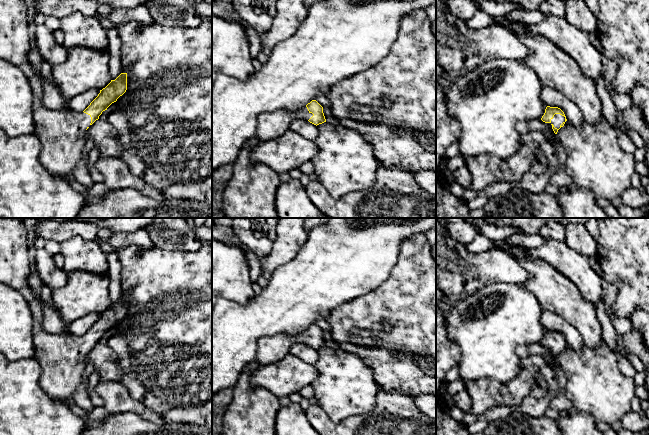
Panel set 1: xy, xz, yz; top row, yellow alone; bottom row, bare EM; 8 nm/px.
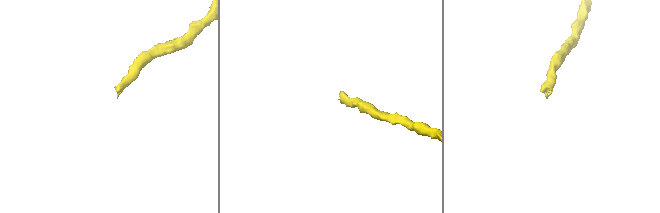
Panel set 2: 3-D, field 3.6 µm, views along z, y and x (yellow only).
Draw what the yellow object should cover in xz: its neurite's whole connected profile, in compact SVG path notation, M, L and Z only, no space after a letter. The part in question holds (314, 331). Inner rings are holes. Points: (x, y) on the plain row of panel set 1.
M312 324L306 330L295 335L279 334L273 337L262 337L257 341L255 362L258 367L282 360L294 344L307 344L314 349L326 346L323 331Z

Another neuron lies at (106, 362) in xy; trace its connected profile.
M96 344L85 355L85 364L92 363L99 373L100 380L120 383L122 367L119 356L107 344Z

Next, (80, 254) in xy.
M73 236L60 243L60 252L64 258L64 271L68 274L84 271L99 275L108 274L106 254L102 252L97 240L86 240Z

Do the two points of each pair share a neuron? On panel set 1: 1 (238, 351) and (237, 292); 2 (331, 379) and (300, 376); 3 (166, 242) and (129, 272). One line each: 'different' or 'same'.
1: different
2: different
3: different

